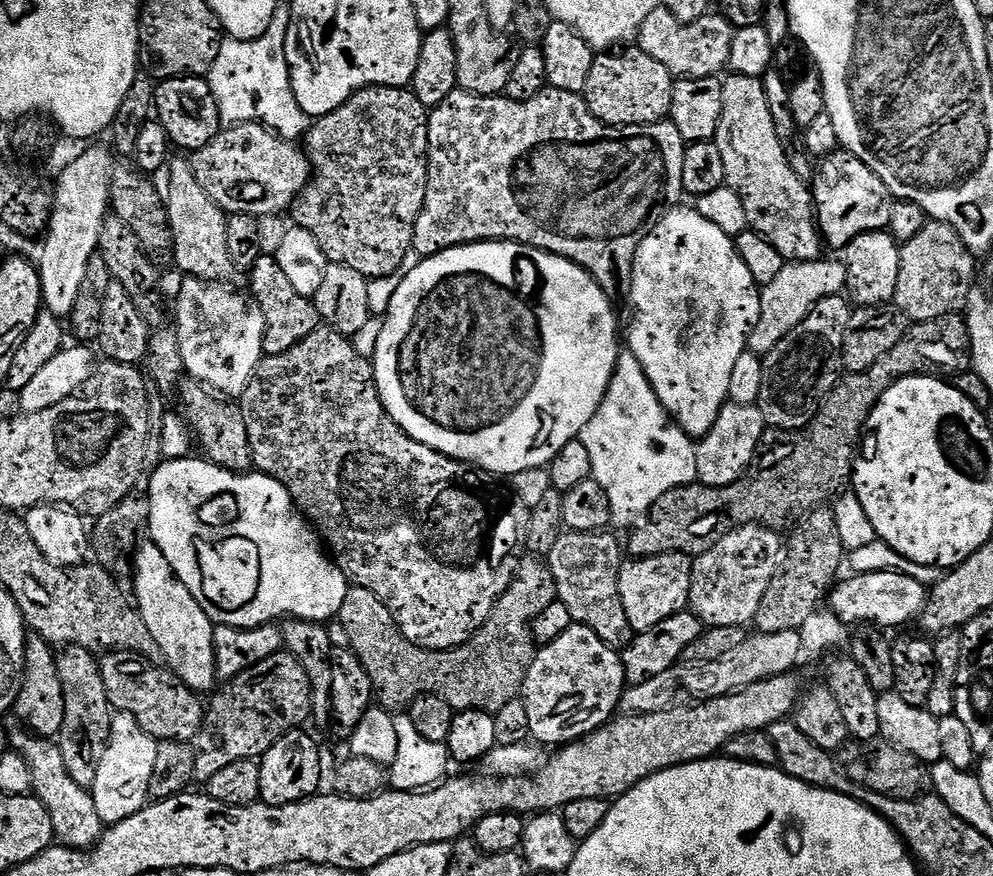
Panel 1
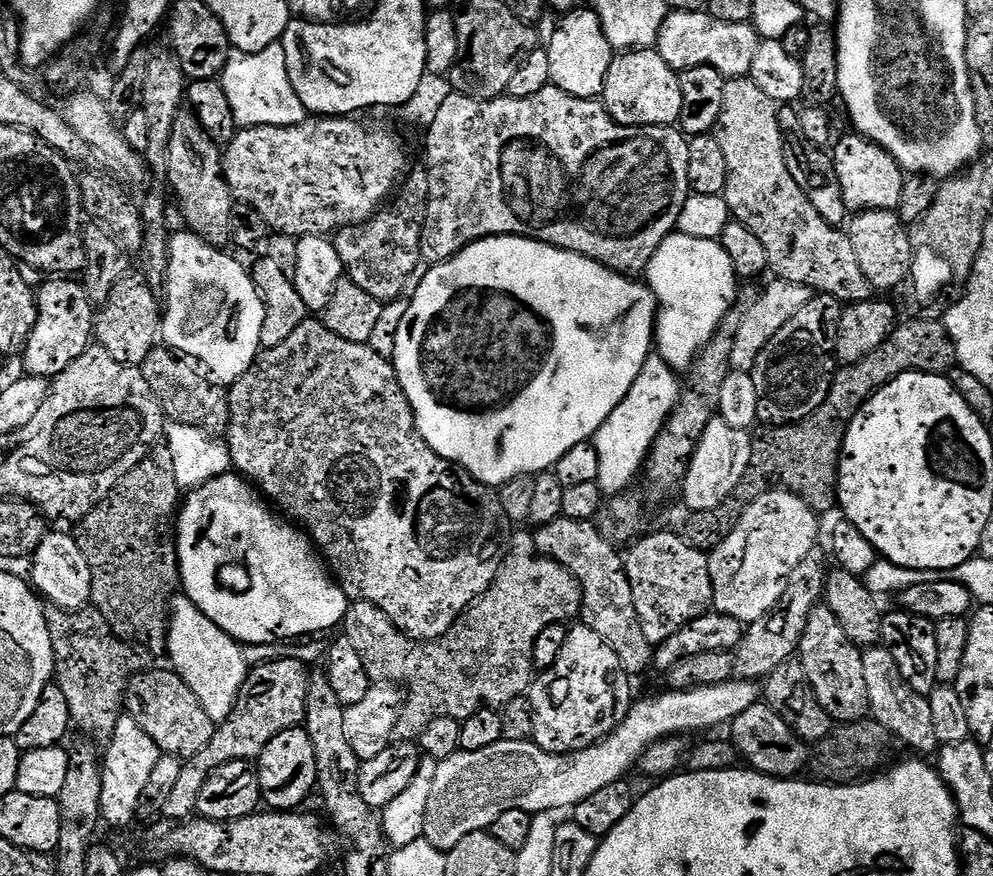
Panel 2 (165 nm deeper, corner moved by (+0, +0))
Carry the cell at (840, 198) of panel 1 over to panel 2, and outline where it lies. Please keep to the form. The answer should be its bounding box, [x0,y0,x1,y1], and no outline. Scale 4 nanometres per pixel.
[830,135,906,214]

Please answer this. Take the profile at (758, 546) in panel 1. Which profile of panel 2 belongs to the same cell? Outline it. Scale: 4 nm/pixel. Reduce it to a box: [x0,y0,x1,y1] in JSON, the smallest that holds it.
[708,491,821,626]

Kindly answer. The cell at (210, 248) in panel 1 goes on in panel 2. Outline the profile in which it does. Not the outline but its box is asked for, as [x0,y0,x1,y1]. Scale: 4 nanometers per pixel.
[167,111,234,249]

